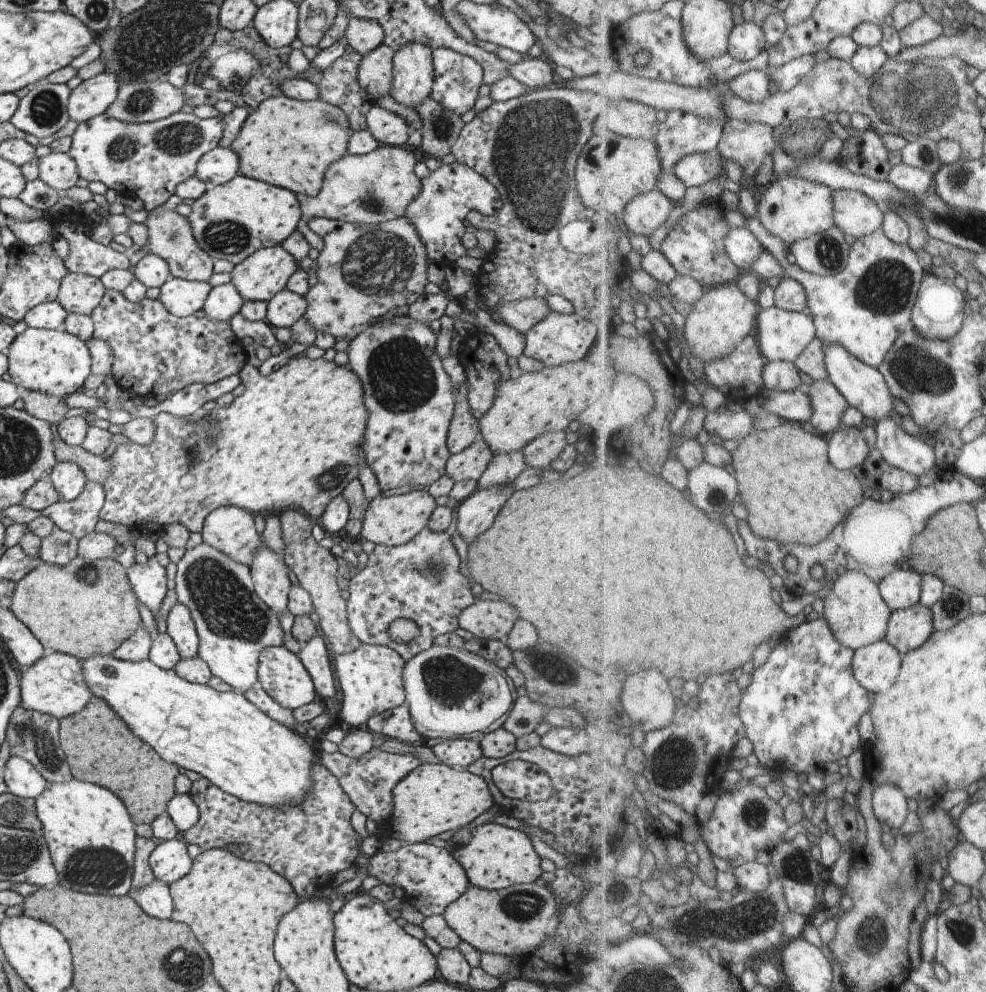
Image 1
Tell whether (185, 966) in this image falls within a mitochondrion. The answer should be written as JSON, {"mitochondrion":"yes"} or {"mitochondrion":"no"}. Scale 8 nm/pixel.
{"mitochondrion":"yes"}

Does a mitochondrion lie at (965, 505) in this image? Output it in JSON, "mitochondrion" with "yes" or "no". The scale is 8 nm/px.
{"mitochondrion":"no"}

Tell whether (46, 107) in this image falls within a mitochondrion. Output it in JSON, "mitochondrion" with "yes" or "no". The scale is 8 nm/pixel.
{"mitochondrion":"yes"}

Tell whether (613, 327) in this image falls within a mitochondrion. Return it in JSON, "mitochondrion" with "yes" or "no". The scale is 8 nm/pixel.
{"mitochondrion":"no"}

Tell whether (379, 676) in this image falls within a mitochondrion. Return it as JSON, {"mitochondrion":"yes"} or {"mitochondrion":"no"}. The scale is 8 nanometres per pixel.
{"mitochondrion":"no"}

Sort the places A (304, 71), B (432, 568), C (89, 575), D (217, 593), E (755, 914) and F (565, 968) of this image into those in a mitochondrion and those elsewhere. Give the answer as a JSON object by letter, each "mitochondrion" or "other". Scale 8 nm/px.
{"A":"other","B":"mitochondrion","C":"mitochondrion","D":"mitochondrion","E":"mitochondrion","F":"other"}

